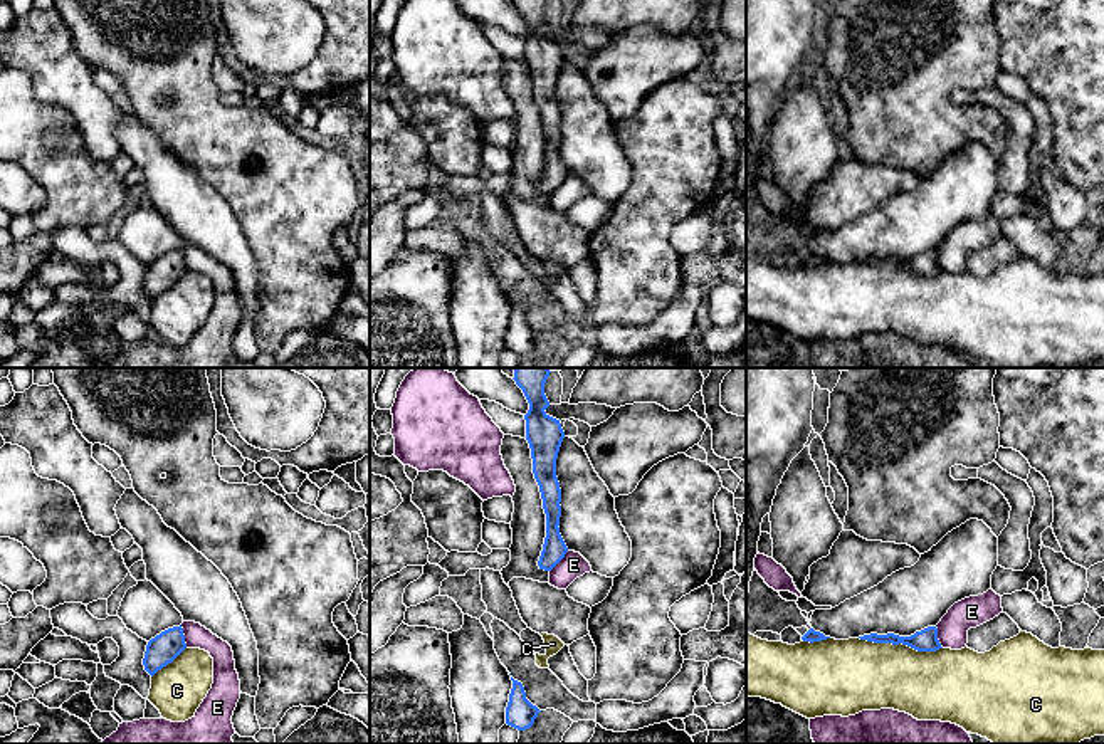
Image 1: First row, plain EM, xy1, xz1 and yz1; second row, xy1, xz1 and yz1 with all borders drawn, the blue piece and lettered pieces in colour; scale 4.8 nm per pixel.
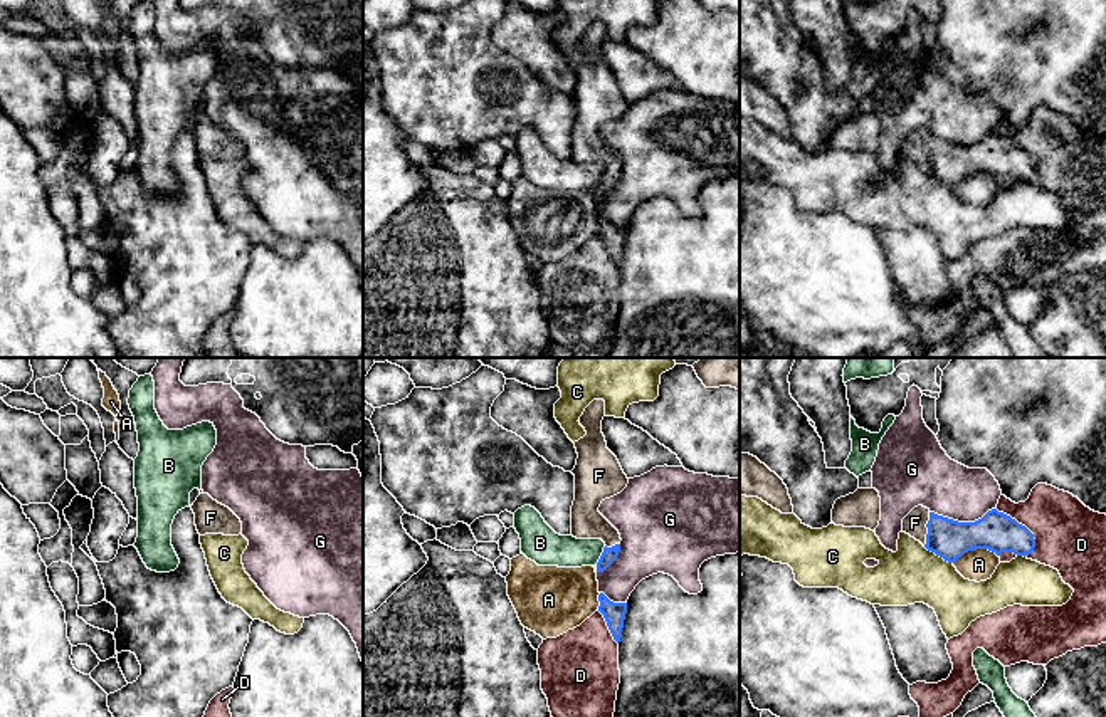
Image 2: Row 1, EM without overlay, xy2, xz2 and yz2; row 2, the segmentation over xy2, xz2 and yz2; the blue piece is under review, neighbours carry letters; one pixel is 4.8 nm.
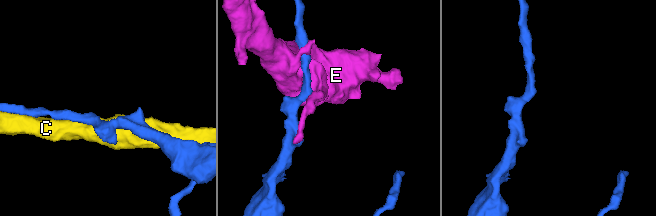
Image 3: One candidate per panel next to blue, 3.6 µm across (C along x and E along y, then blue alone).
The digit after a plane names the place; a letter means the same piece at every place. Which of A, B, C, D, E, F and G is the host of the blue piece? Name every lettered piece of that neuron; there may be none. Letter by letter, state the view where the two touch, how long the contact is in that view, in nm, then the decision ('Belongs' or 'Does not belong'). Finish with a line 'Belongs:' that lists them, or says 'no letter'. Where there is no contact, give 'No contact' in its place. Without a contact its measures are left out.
A: Touches blue in yz2. Shared border 220 nm. Does not belong
B: Touches blue in xz2. Shared border 100 nm. Does not belong
C: Touches blue in yz1. Shared border 400 nm. Does not belong
D: Touches blue in yz2. Shared border 280 nm. Does not belong
E: Touches blue in xy1. Shared border 120 nm. Does not belong
F: Touches blue in yz2. Shared border 160 nm. Belongs
G: Touches blue in yz2. Shared border 320 nm. Does not belong
Belongs: F

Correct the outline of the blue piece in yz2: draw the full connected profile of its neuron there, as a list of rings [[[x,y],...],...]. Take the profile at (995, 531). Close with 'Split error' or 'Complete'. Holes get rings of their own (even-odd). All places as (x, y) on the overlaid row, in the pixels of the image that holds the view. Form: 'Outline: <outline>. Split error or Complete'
Outline: [[[918,505],[903,519],[903,532],[948,563],[955,563],[973,549],[988,549],[997,556],[1014,552],[1025,557],[1035,547],[1034,534],[997,509],[975,522],[958,522]]]. Split error

